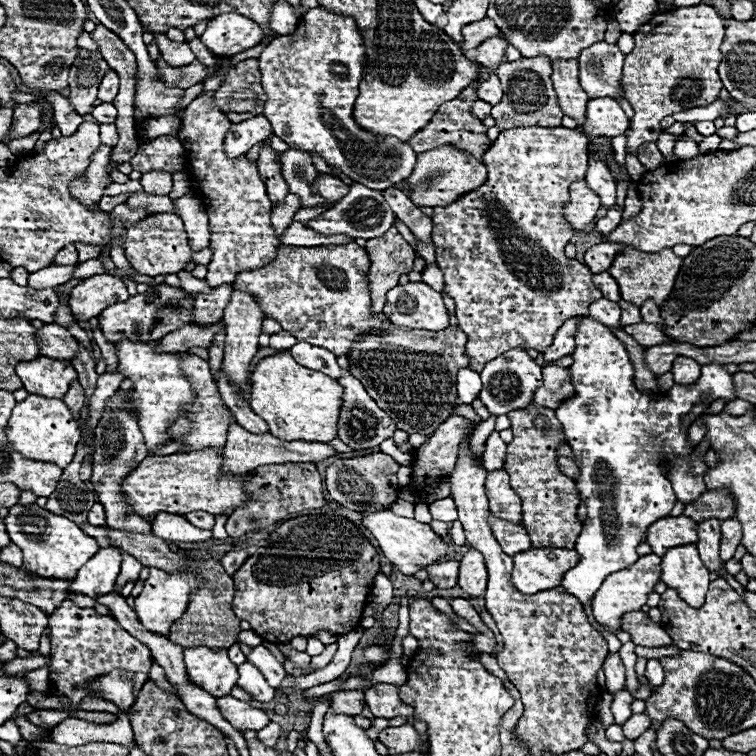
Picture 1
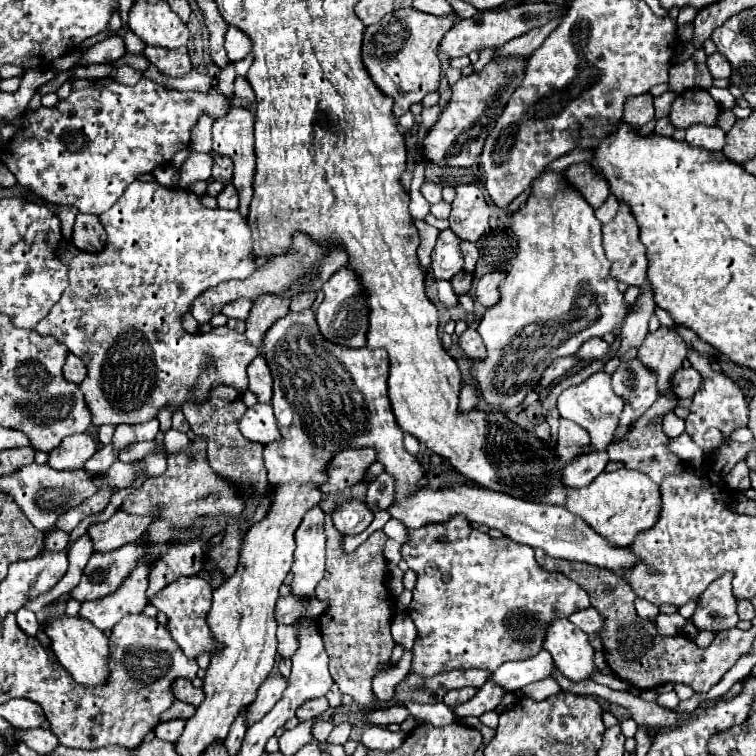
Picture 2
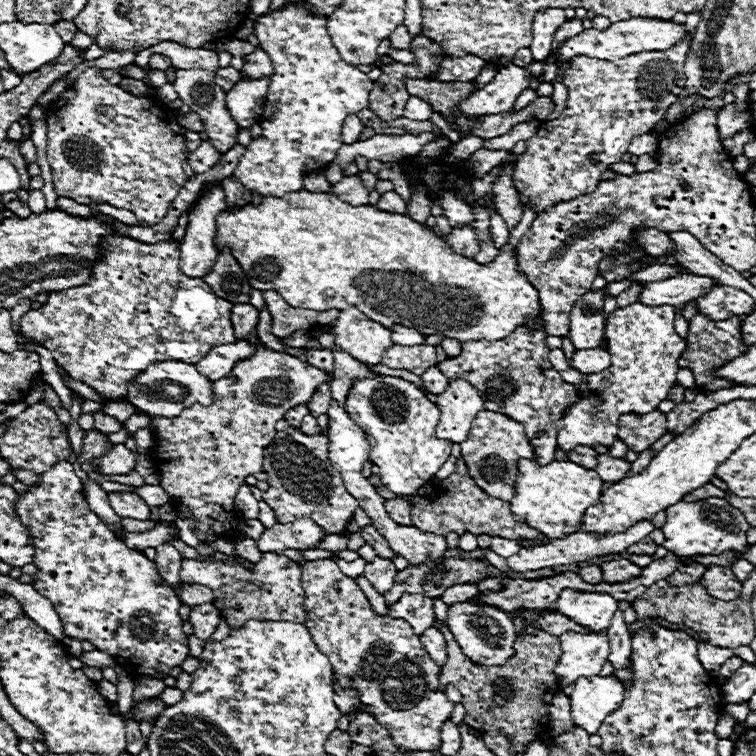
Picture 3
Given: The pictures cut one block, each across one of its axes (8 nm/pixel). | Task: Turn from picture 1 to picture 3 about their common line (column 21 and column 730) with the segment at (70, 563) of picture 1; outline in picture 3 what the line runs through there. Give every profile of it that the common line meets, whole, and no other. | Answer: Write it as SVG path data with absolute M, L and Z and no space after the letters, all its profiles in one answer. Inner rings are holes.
M706 498L696 502L684 502L672 504L666 508L666 524L662 526L662 532L666 536L664 548L674 552L676 556L692 556L692 554L720 554L724 550L742 550L746 542L746 532L750 524L746 522L744 514L730 506L722 498Z

